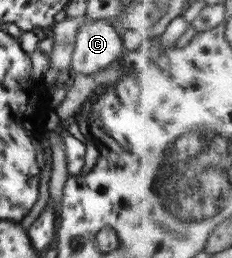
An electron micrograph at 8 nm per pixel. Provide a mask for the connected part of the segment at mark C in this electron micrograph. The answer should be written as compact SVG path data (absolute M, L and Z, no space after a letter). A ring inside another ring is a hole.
M79 20L73 37L74 47L69 71L89 75L117 60L121 53L130 51L132 42L126 42L107 20Z

